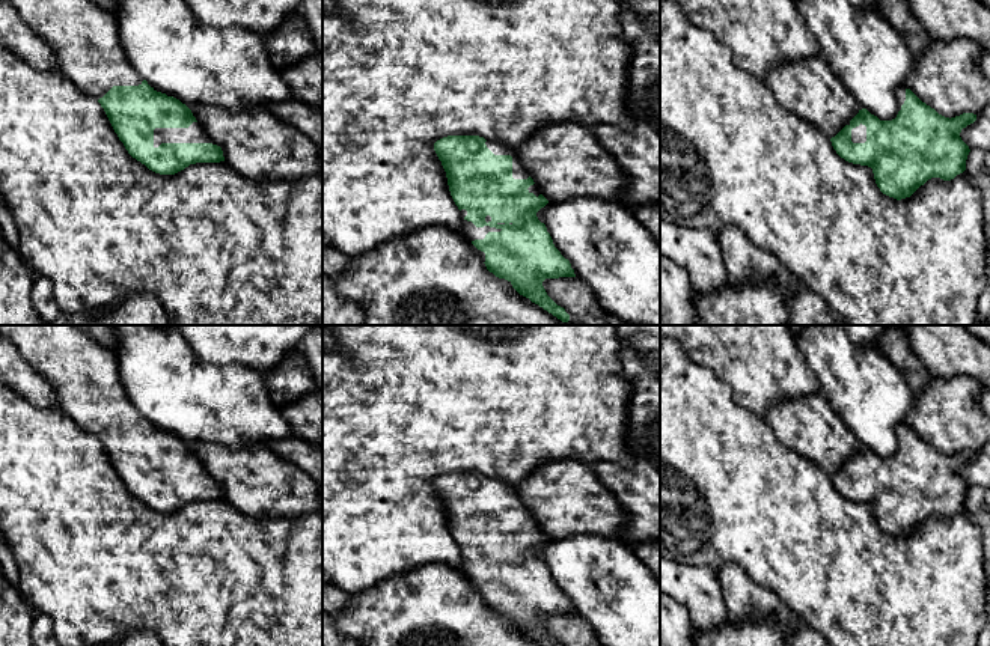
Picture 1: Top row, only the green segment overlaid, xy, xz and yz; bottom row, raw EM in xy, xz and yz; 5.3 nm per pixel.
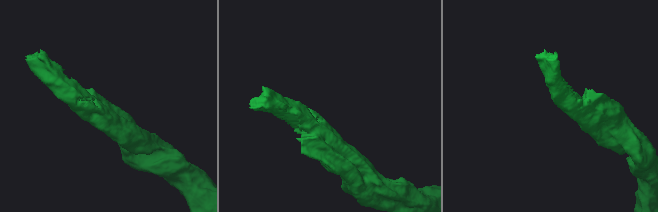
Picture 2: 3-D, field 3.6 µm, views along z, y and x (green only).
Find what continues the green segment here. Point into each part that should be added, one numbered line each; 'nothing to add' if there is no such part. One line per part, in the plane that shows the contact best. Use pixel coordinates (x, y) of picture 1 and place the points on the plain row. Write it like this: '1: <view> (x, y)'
1: xz (469, 568)

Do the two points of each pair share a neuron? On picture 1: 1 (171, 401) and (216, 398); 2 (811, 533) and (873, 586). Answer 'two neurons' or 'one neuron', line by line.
1: one neuron
2: one neuron

